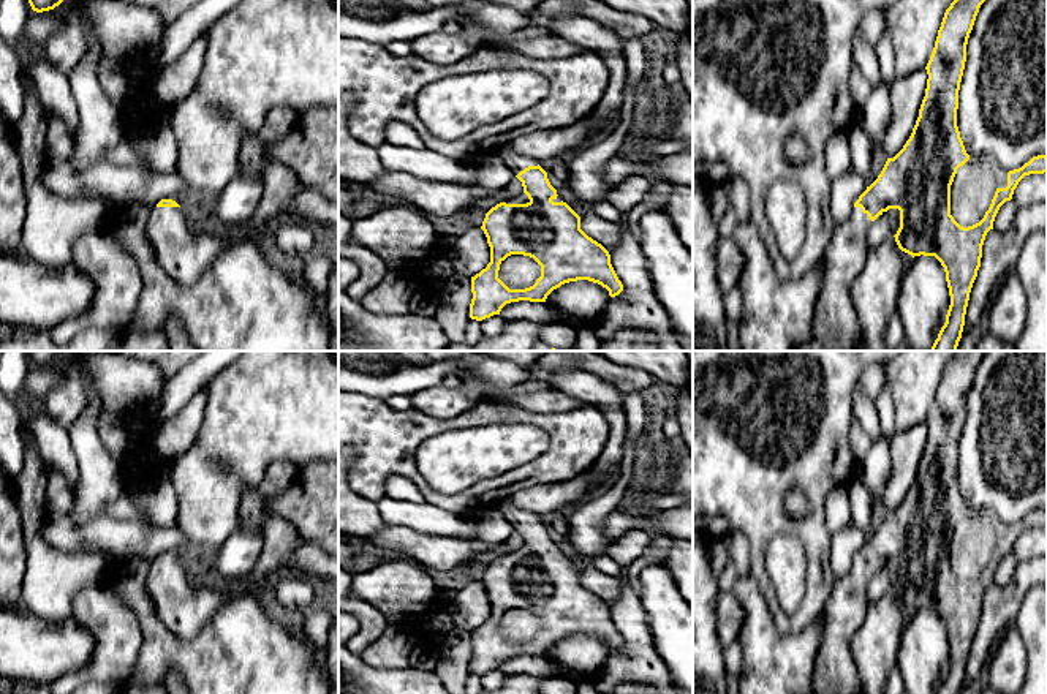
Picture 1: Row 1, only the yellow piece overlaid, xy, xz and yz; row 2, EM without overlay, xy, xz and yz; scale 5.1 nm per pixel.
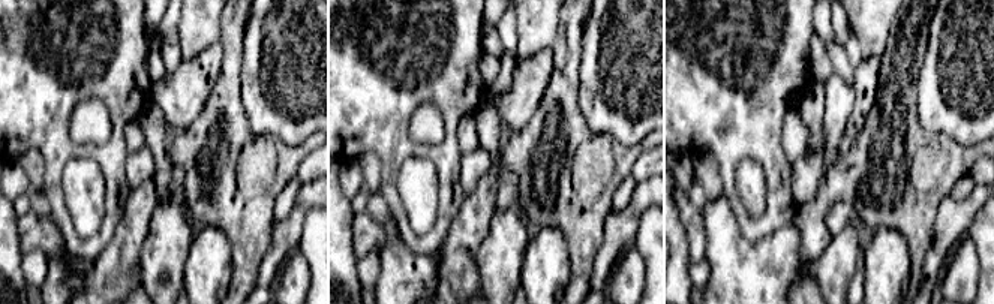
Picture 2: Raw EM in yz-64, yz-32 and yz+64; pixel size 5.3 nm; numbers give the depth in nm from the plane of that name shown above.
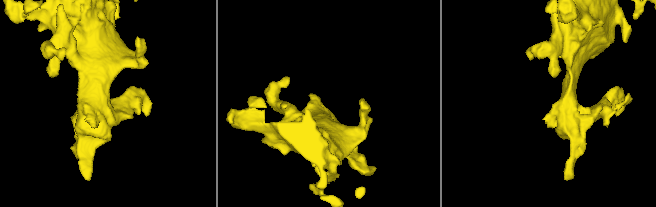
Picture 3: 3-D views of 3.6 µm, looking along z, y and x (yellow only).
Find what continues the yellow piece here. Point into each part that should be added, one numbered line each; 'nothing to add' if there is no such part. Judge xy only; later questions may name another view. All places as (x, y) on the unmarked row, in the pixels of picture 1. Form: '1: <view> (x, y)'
1: xy (181, 607)

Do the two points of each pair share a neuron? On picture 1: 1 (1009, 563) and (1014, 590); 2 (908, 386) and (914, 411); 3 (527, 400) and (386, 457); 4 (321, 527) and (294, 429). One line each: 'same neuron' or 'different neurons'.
1: different neurons
2: same neuron
3: different neurons
4: different neurons

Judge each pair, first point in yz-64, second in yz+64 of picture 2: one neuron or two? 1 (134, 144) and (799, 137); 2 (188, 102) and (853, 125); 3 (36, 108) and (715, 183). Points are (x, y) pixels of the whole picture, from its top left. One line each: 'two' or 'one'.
1: one
2: one
3: two

